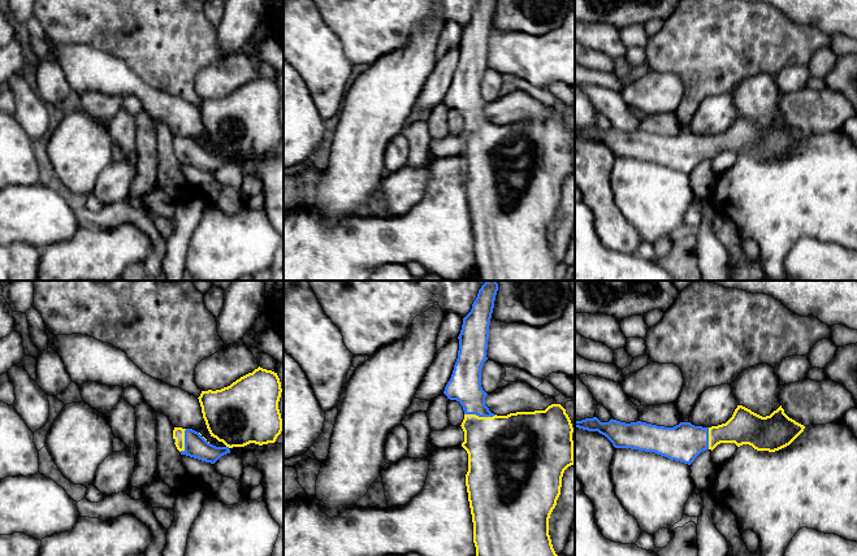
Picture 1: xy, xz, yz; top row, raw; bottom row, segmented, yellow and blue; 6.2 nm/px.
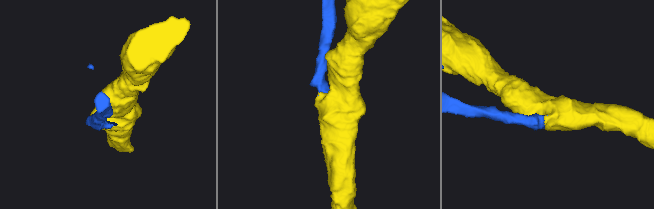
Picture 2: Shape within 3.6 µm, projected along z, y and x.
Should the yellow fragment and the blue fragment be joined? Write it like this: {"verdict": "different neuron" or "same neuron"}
{"verdict": "same neuron"}

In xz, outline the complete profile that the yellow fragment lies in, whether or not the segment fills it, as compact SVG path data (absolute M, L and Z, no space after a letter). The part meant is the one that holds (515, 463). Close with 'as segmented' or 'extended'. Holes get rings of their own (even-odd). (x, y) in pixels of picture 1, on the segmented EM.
M486 281L479 290L471 312L463 318L458 359L443 394L460 403L464 411L462 447L468 453L466 486L473 522L476 556L558 556L549 535L549 518L560 495L564 470L575 464L571 420L560 404L545 411L516 412L497 416L485 405L486 392L481 387L481 366L488 360L489 325L498 291L497 281Z; extended

